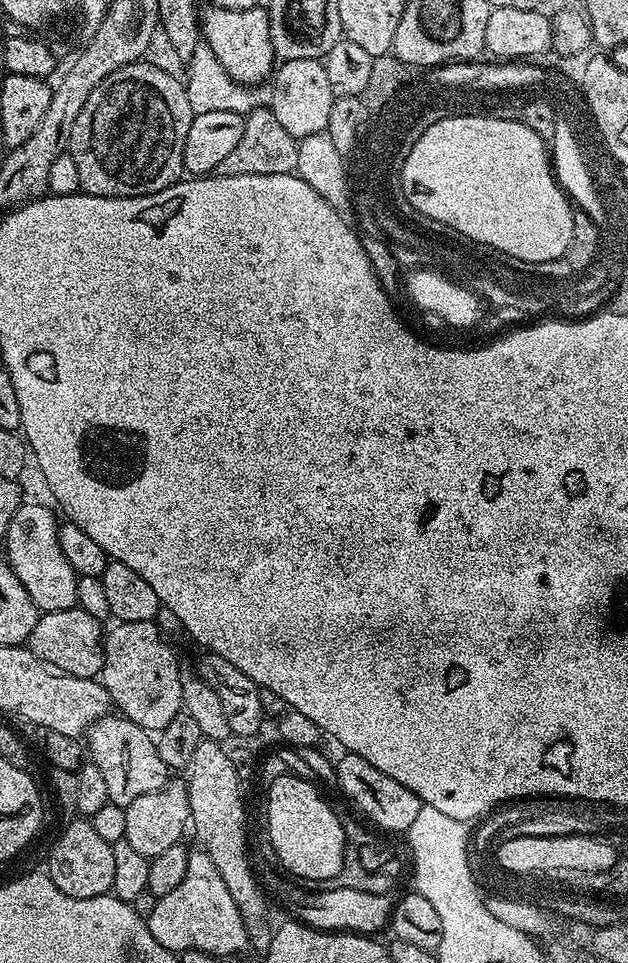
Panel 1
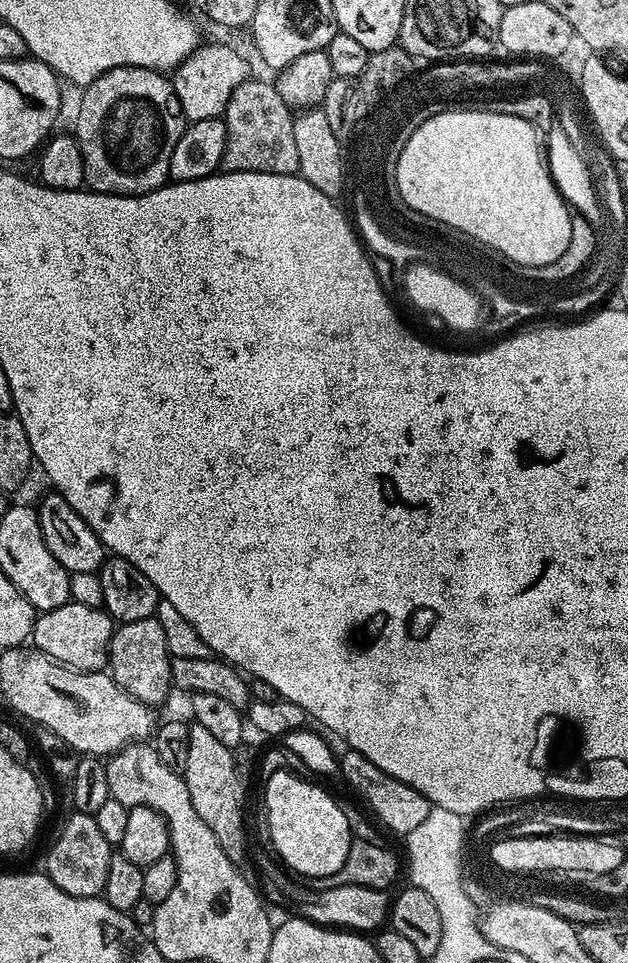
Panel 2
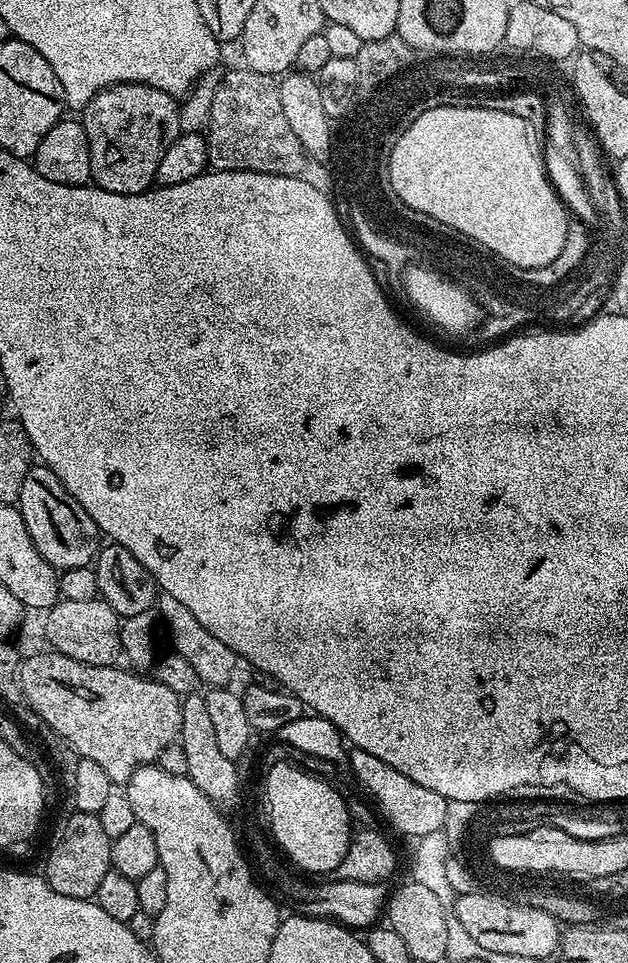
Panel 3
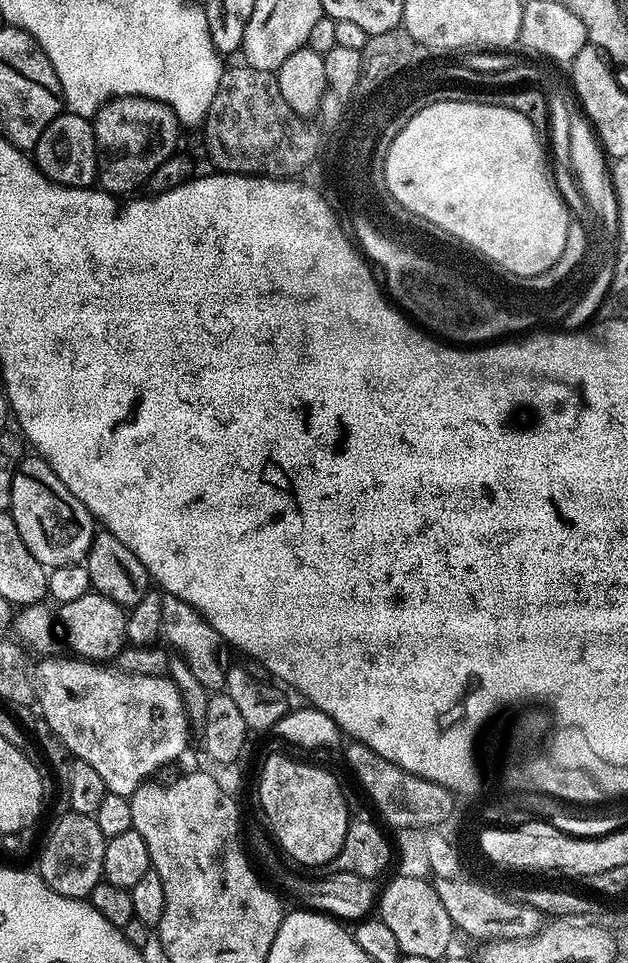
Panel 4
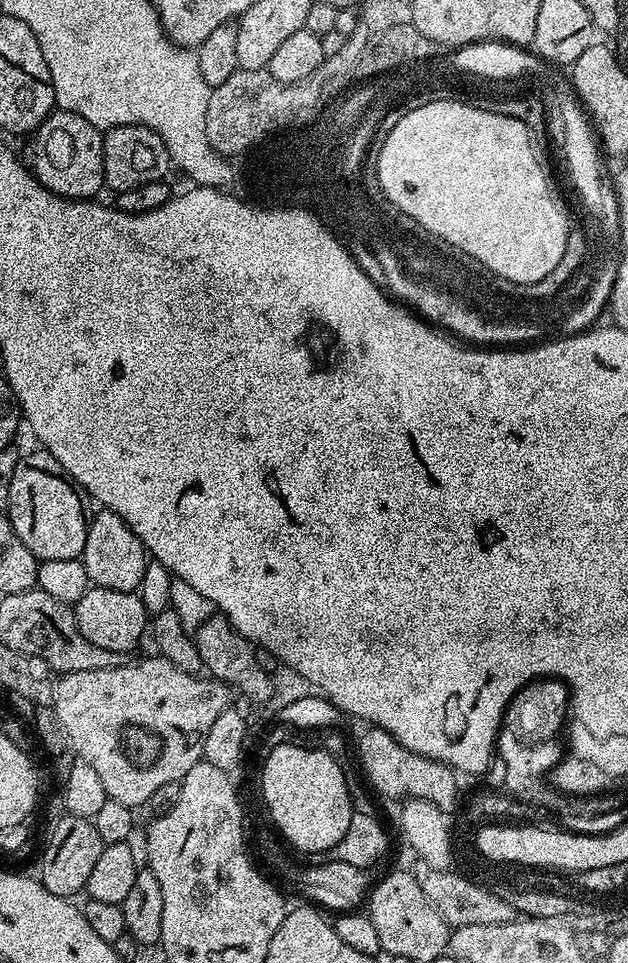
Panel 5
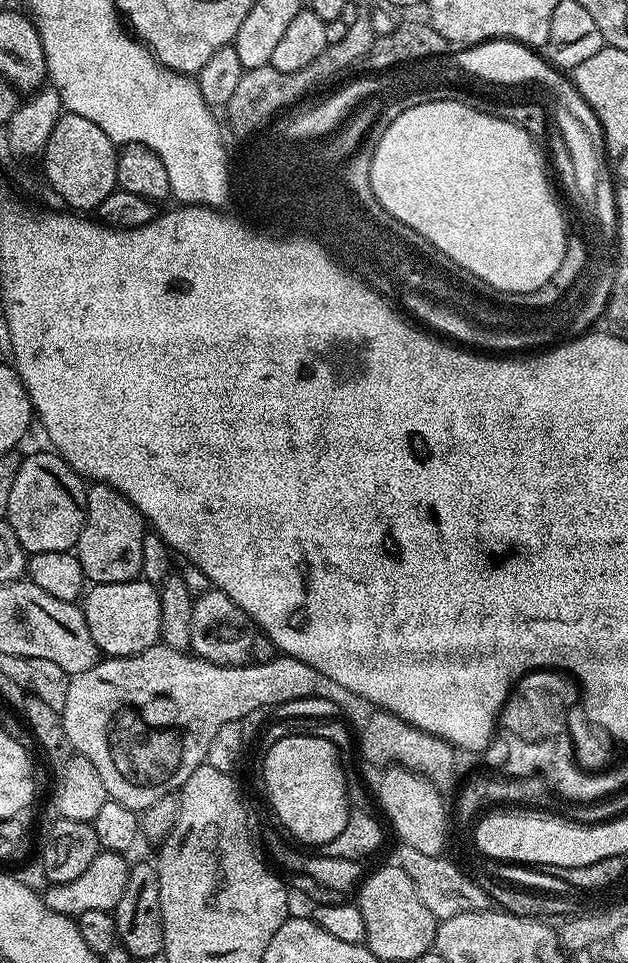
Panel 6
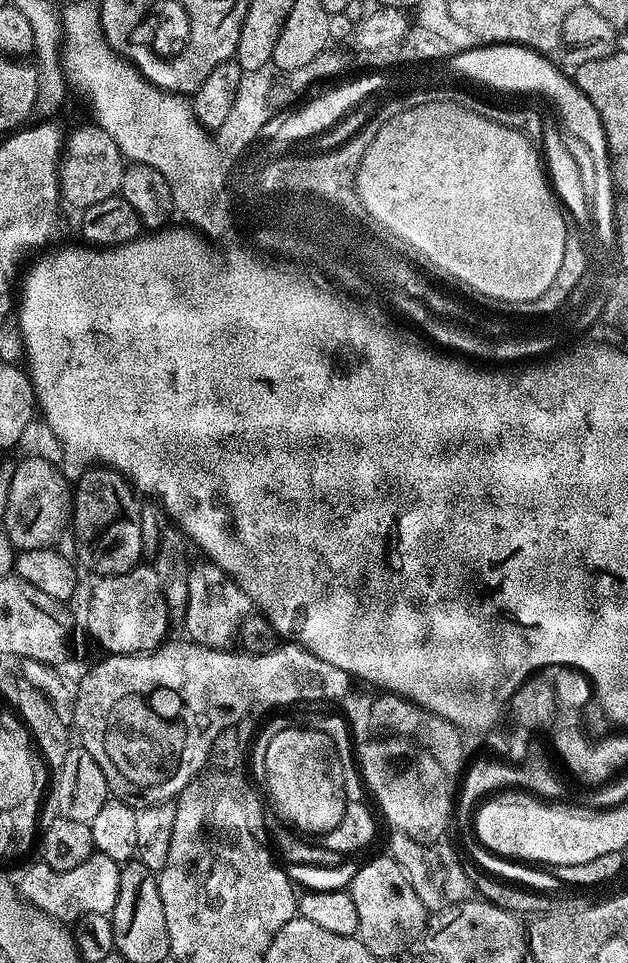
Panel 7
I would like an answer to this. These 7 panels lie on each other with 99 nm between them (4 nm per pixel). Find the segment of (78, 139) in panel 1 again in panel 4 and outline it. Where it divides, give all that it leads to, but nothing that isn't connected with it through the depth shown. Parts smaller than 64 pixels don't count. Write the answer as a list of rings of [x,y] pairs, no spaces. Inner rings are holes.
[[[119,96],[109,101],[96,113],[92,120],[92,129],[96,135],[96,174],[98,184],[103,191],[113,194],[132,192],[135,188],[143,189],[148,183],[150,174],[162,166],[177,151],[176,139],[181,129],[172,113],[172,109],[156,100],[147,100],[144,96]]]

